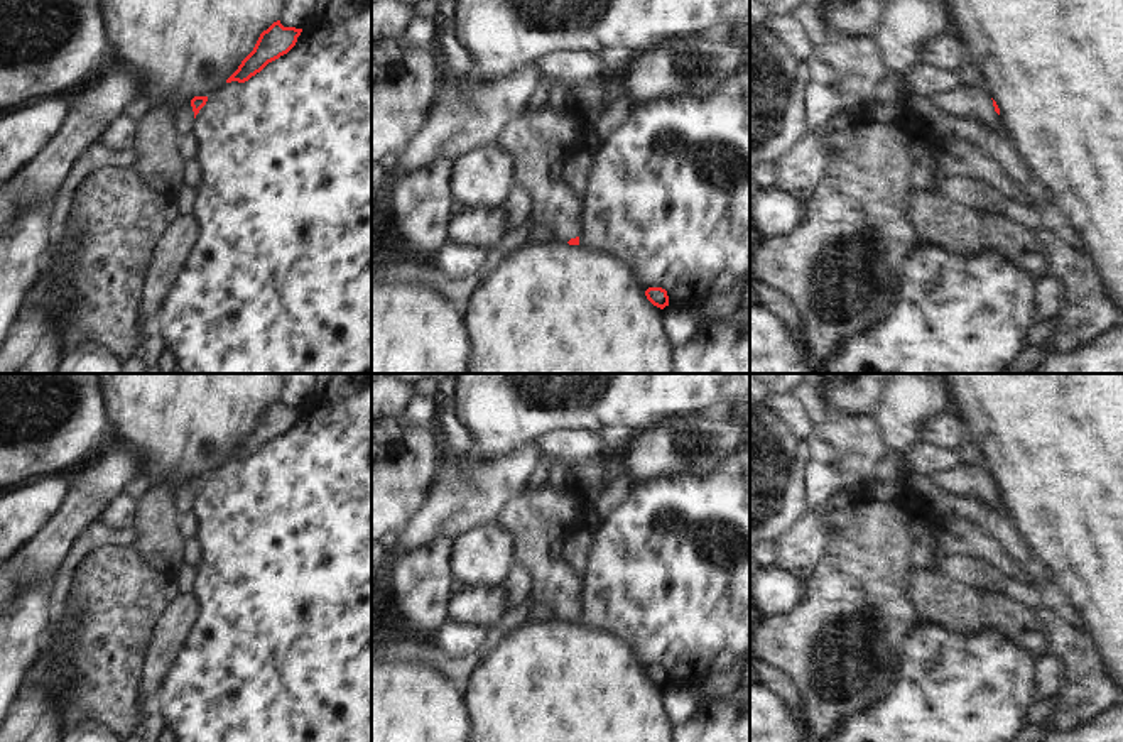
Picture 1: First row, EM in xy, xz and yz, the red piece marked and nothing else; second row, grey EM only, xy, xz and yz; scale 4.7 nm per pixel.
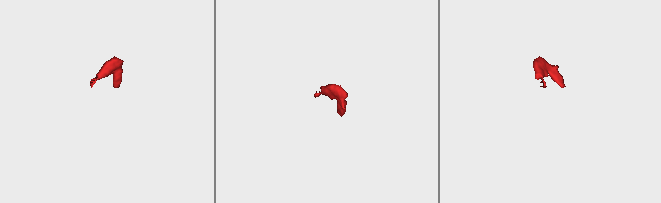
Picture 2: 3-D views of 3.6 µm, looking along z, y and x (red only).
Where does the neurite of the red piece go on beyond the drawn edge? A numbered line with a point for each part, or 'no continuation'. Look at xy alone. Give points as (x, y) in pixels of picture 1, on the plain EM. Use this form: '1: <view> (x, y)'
1: xy (184, 494)

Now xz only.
1: xz (536, 519)

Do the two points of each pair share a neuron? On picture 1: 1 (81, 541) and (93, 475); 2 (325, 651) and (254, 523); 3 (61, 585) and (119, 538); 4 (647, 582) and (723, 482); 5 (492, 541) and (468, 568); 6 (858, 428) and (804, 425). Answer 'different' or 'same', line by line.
1: different
2: same
3: same
4: same
5: same
6: different

